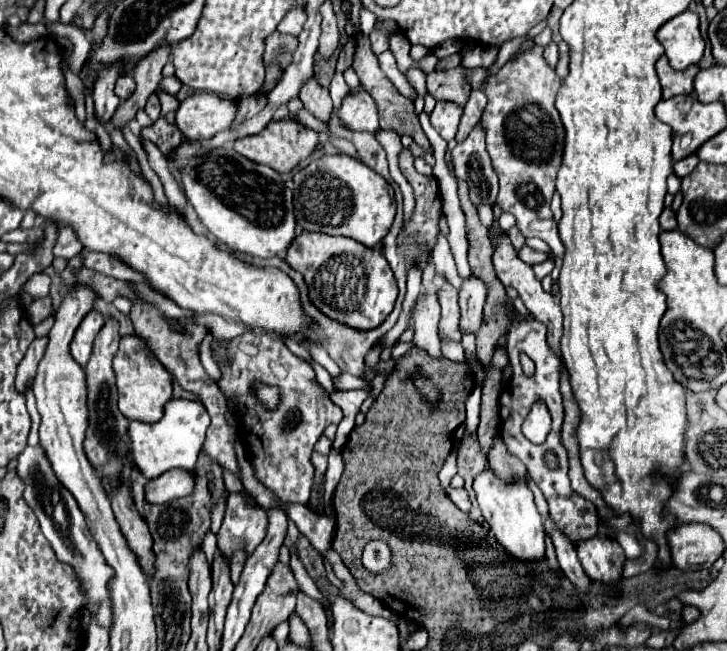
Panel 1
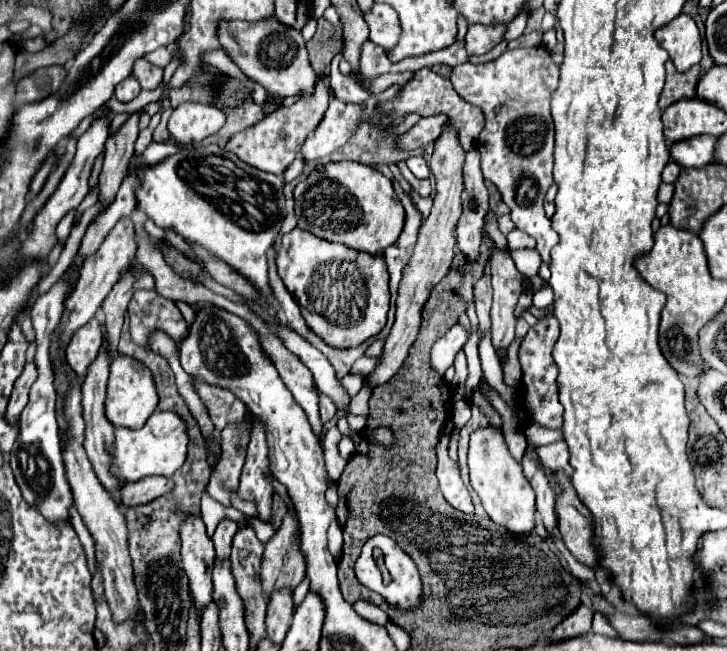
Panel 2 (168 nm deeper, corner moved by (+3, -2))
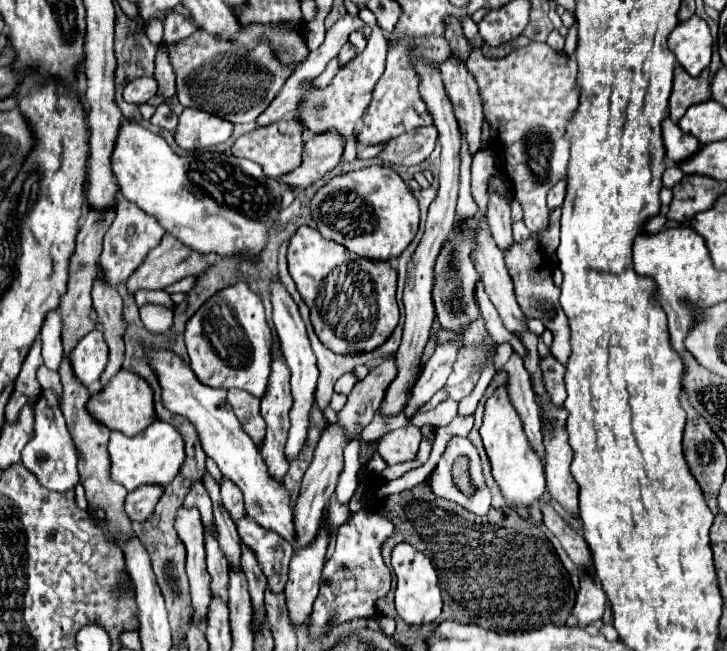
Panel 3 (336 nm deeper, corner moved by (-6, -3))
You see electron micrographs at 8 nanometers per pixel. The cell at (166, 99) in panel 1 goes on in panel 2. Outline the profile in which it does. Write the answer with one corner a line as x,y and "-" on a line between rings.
145,59
135,61
133,75
137,77
137,81
141,83
143,89
155,89
163,81
163,69
157,67
157,65
151,65

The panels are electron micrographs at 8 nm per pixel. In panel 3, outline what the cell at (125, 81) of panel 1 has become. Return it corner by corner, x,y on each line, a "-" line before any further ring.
150,76
136,78
126,84
124,88
124,100
132,104
144,104
156,94
156,80

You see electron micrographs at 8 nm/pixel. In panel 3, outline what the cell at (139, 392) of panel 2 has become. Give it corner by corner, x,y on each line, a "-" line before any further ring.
120,370
102,392
98,392
90,398
90,402
92,402
92,406
88,404
88,410
90,410
90,414
94,414
94,418
98,422
108,426
110,430
124,432
126,436
138,436
156,418
152,388
148,386
148,382
144,378
140,378
138,374
134,374
130,370

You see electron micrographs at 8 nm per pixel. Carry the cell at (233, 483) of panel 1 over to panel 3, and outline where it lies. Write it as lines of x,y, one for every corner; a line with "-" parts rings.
142,306
140,320
150,334
166,334
172,328
172,312
164,310
162,306

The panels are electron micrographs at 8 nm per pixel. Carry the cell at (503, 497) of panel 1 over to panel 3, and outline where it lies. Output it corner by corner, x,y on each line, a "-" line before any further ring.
498,388
494,396
486,400
486,410
484,410
484,424
480,428
480,436
492,466
492,478
498,484
502,498
506,500
508,506
516,508
518,512
526,514
526,510
542,498
546,490
546,480
544,480
544,466
536,454
532,454
532,448
528,446
526,434
522,430
522,422
512,408
506,388

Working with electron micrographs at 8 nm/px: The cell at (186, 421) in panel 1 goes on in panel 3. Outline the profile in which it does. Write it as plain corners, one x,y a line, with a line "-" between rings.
156,418
144,432
140,432
134,438
122,432
112,432
110,442
108,442
108,454
110,454
110,464
112,464
112,470
110,470
112,480
122,484
128,492
136,490
142,484
166,486
178,476
180,466
186,460
182,434
172,424
162,422
160,418

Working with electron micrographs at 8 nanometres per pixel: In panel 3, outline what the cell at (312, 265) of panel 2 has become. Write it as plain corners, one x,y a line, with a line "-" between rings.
300,226
290,238
288,270
310,308
316,336
338,354
370,352
384,344
398,324
396,270
390,262
362,258
342,244
326,240
318,230

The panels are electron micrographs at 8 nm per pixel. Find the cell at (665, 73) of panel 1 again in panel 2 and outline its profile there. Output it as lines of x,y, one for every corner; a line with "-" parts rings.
667,61
667,81
665,81
665,89
661,93
661,101
659,105
665,109
671,103
679,101
679,99
691,99
695,97
695,87
699,81
699,65
691,67
687,73
679,73
671,61

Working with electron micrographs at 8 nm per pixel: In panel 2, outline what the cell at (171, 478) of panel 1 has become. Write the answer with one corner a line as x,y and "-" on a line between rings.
145,477
143,481
125,483
121,489
121,503
127,507
145,505
155,497
161,497
173,489
173,481
167,477

